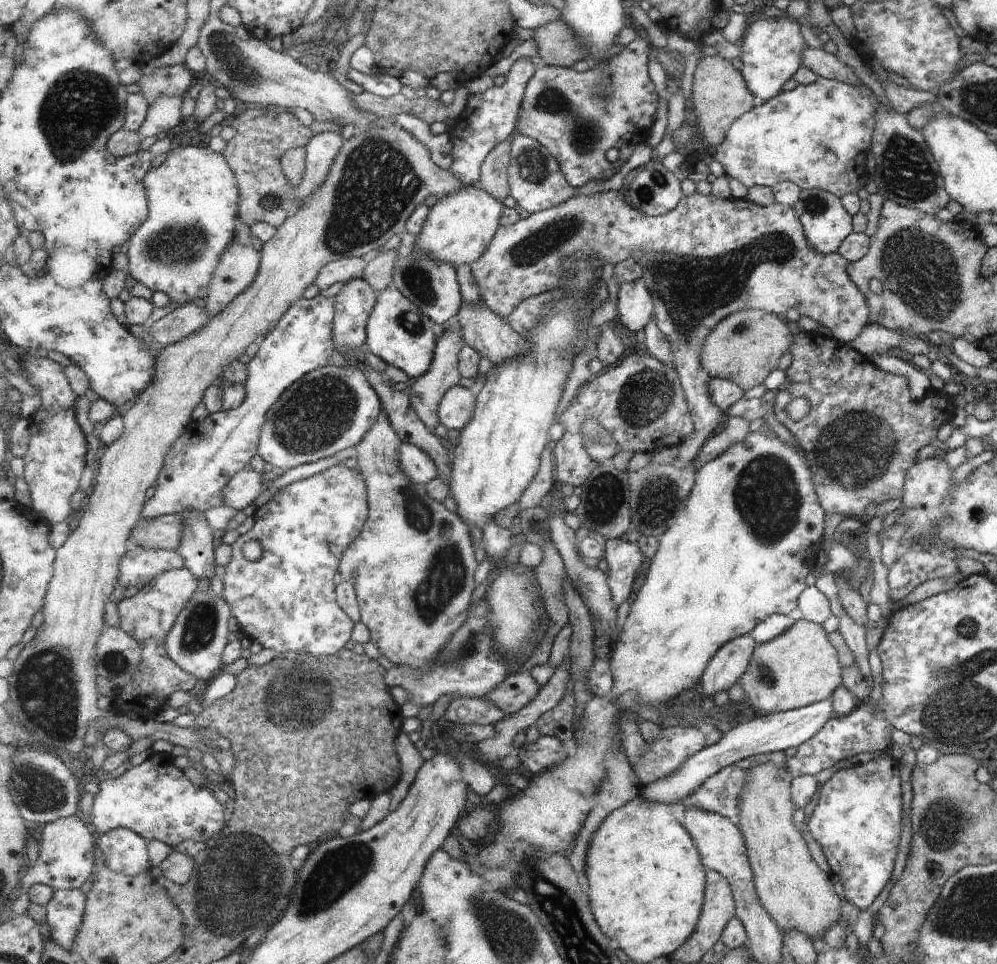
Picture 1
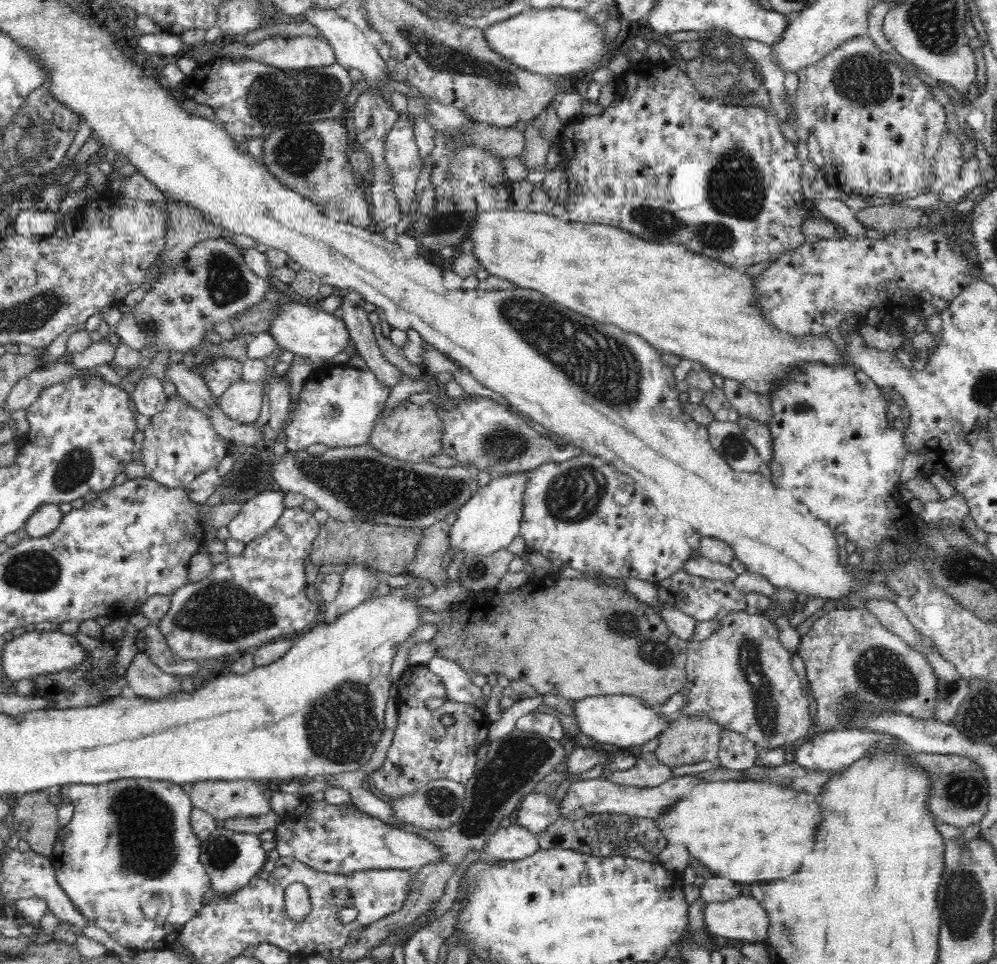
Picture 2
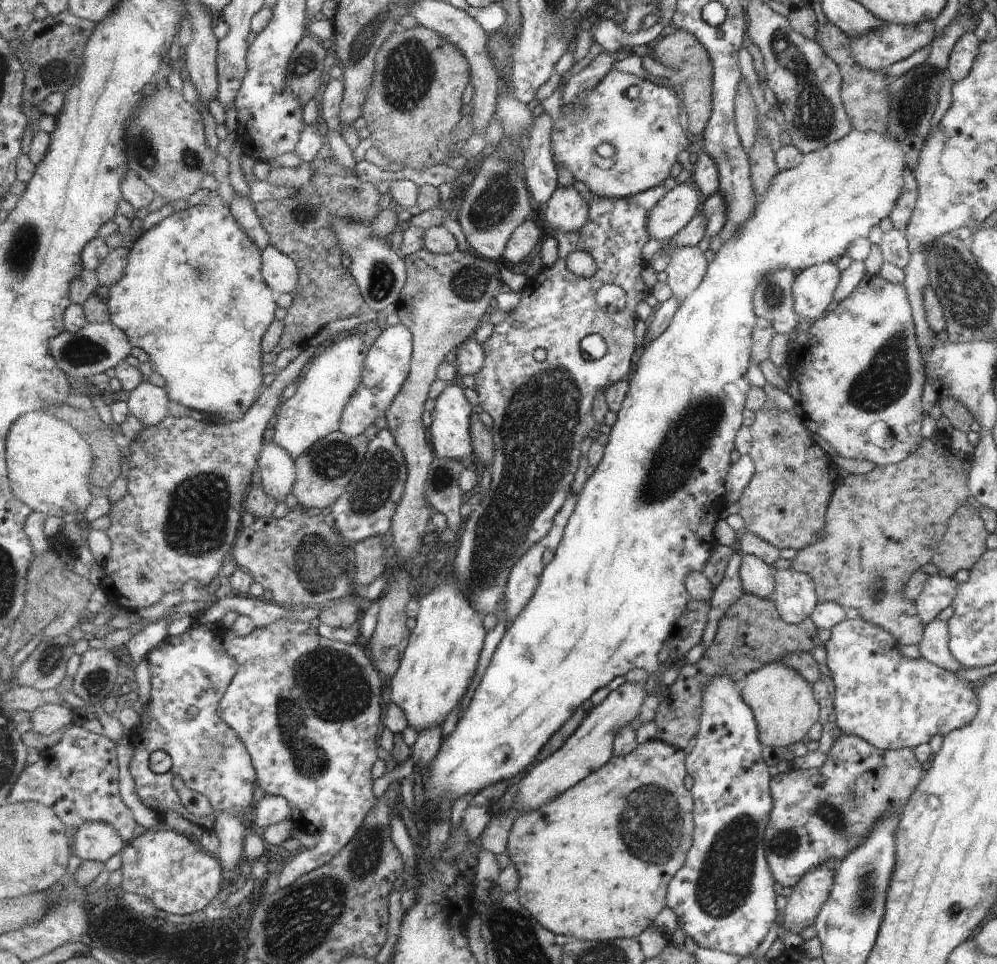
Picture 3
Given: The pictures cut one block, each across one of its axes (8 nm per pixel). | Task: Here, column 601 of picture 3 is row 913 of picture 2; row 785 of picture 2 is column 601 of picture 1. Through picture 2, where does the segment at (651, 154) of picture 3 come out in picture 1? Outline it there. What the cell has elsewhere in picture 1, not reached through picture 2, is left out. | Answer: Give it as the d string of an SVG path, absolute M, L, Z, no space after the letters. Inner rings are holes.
M636 36L605 65L590 67L585 72L545 65L529 80L518 133L545 145L575 188L593 180L609 180L631 158L635 148L647 142L660 107L649 74L649 48L648 40ZM611 148L620 151L620 158L615 162L607 160Z

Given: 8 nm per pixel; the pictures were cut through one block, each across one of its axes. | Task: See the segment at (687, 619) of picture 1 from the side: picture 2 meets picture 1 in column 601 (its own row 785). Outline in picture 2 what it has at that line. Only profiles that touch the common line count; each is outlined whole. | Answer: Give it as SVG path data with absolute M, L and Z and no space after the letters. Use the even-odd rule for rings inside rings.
M700 781L689 796L682 797L667 813L656 818L655 823L669 842L685 844L689 854L714 874L750 886L764 880L786 878L800 870L804 856L814 848L816 828L823 819L823 808L818 798L816 794L775 782Z

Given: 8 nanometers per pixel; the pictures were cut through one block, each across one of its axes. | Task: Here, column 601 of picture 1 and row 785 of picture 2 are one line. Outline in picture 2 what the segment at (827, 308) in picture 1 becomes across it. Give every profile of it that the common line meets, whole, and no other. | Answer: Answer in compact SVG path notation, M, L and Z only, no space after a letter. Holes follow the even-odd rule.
M203 780L191 786L193 808L202 809L211 814L218 826L225 826L225 820L240 816L262 816L273 810L266 796L264 783L253 780Z

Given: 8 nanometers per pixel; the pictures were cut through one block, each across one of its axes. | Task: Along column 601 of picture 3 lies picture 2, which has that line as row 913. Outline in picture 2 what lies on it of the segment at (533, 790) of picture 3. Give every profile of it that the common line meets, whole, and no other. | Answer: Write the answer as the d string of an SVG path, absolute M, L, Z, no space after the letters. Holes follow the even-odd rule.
M738 895L726 902L706 903L705 933L709 936L733 938L756 943L768 936L770 919L759 900Z

